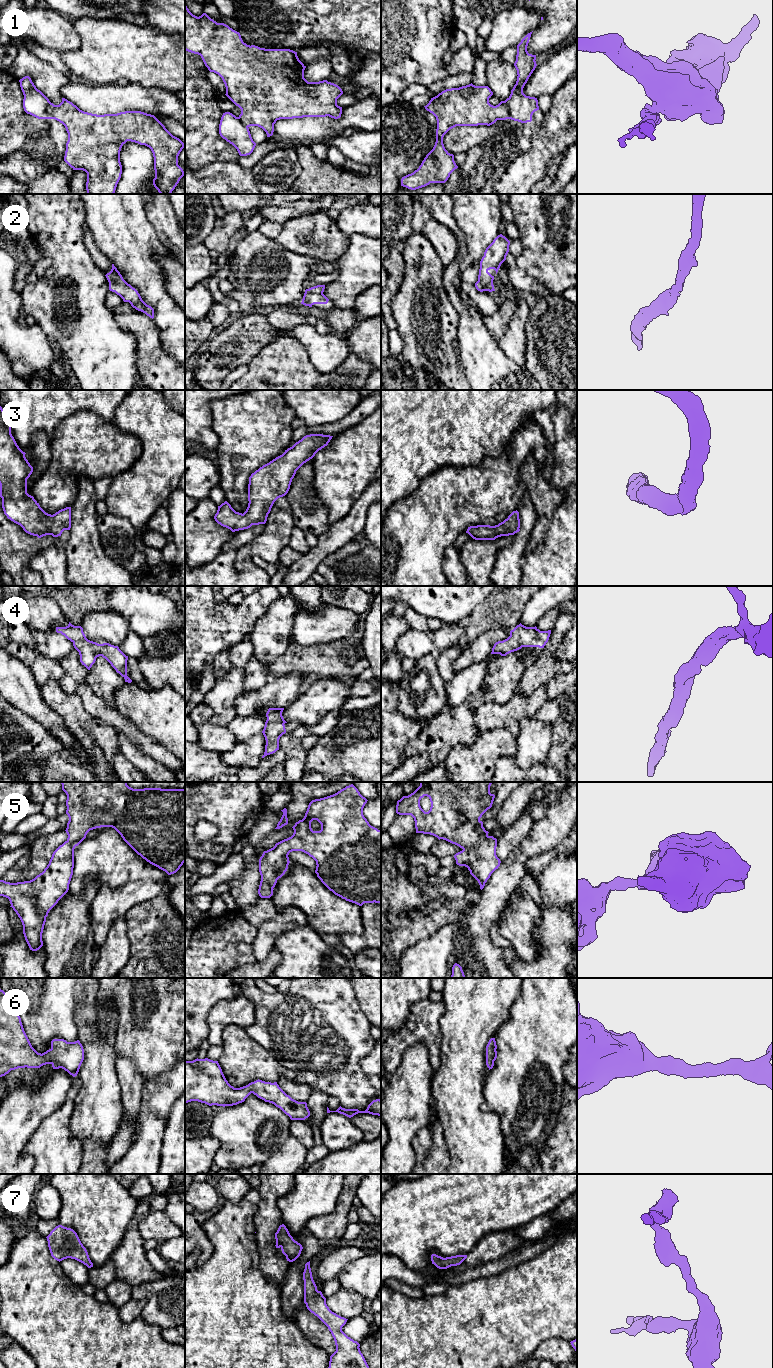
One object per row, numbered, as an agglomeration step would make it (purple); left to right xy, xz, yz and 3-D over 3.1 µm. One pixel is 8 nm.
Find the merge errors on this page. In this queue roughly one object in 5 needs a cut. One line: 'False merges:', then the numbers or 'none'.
False merges: 1

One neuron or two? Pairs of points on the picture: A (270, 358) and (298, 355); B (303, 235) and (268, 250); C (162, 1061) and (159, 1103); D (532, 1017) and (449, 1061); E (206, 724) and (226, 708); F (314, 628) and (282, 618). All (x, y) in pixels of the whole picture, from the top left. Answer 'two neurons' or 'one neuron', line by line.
A: one neuron
B: two neurons
C: two neurons
D: two neurons
E: two neurons
F: two neurons

